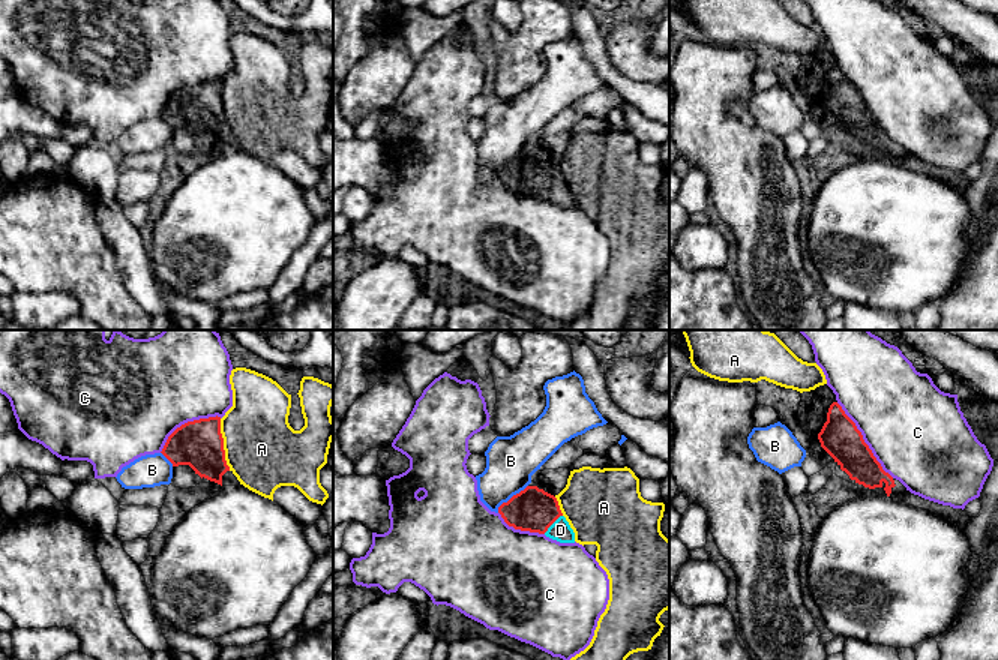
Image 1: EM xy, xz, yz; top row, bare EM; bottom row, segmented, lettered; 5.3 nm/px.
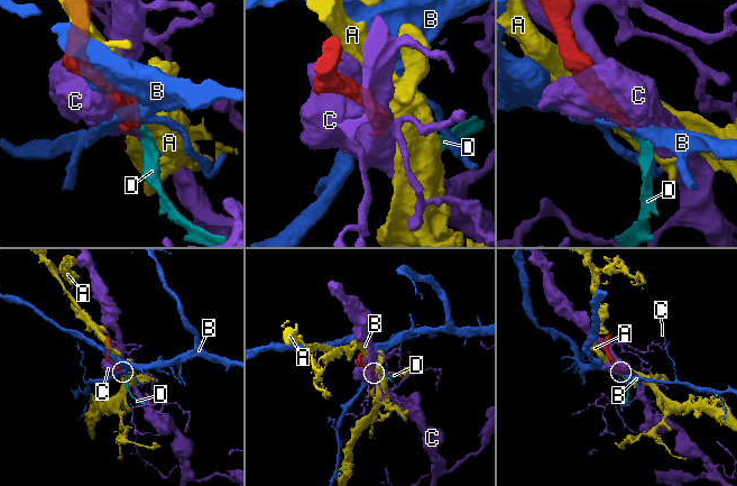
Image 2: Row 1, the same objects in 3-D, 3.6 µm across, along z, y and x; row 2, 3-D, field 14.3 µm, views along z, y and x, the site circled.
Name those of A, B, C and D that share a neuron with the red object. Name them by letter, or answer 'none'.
D

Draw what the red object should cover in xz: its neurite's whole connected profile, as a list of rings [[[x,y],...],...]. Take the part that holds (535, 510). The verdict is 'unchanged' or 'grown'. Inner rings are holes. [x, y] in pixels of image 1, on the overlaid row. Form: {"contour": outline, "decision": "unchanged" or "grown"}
{"contour": [[[527,486],[513,495],[498,507],[498,513],[515,530],[545,534],[560,543],[575,543],[575,532],[557,498],[537,486]]], "decision": "grown"}

